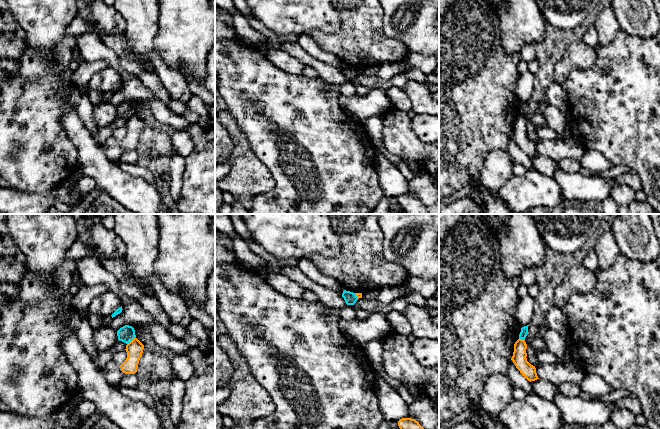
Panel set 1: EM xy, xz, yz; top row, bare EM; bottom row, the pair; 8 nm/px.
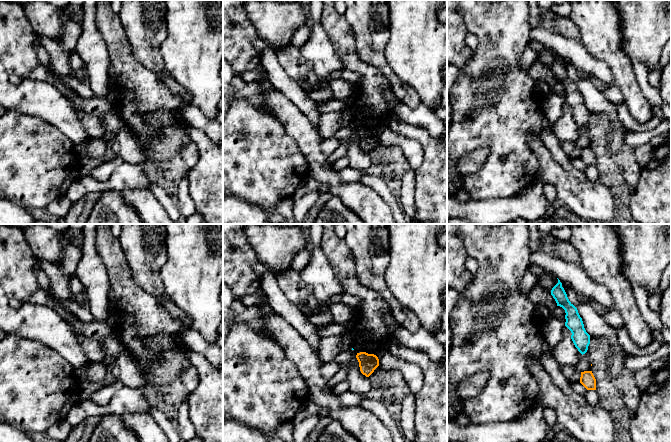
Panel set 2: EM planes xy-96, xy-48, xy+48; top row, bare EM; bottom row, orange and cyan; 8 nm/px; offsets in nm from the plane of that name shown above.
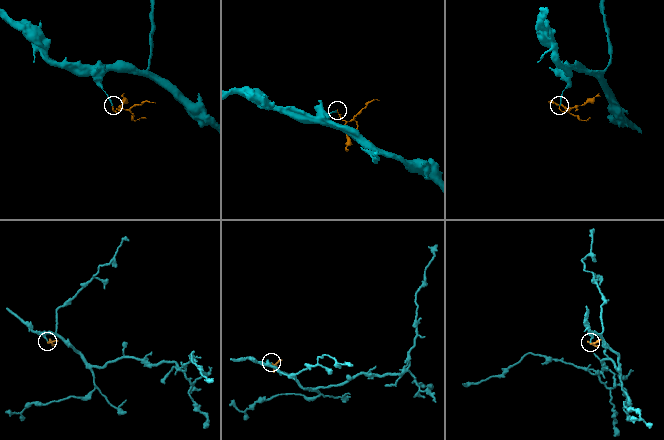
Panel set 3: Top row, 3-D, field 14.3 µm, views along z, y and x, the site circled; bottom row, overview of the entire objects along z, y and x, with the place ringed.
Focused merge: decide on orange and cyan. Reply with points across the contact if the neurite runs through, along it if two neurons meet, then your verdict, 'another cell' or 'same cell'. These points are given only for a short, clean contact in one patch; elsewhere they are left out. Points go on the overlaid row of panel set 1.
border along xy (135, 337), (126, 343); another cell

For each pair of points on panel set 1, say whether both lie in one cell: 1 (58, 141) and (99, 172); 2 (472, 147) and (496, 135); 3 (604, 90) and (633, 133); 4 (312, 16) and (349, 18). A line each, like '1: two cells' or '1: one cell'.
1: two cells
2: one cell
3: one cell
4: two cells

